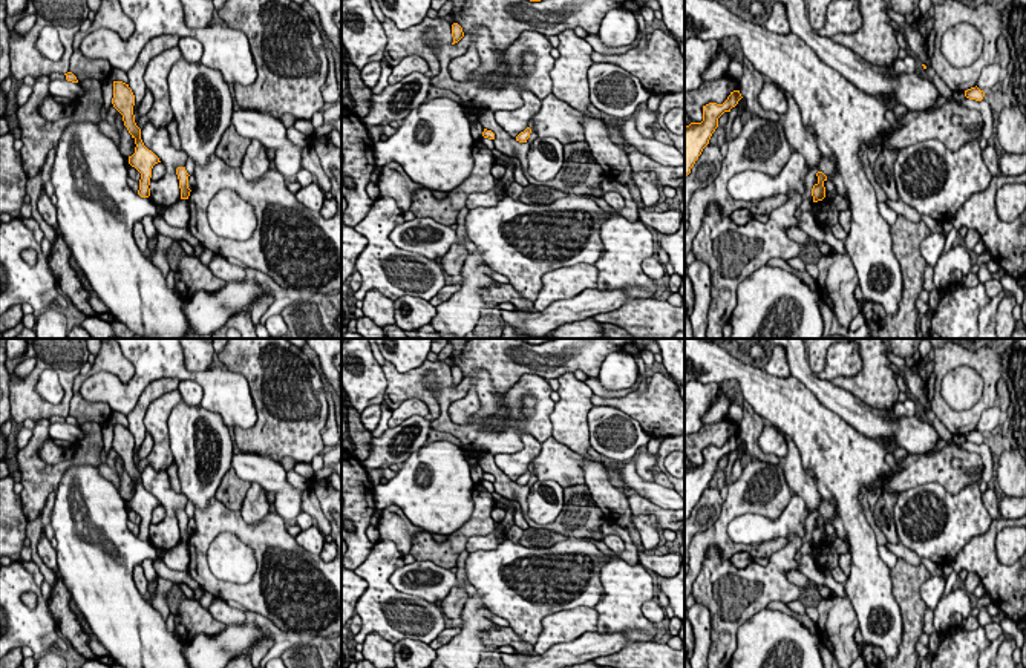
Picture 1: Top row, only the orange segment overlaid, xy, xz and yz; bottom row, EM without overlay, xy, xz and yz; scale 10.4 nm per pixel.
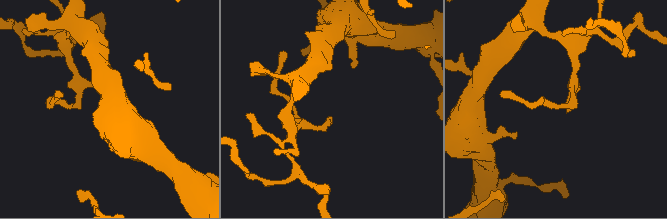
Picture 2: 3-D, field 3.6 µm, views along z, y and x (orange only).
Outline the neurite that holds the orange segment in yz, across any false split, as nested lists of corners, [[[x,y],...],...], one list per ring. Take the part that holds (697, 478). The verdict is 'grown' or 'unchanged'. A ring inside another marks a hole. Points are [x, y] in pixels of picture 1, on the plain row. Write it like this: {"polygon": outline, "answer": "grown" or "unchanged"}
{"polygon": [[[734,434],[723,447],[709,446],[703,449],[703,464],[691,466],[685,470],[685,521],[691,516],[703,492],[709,487],[712,476],[718,470],[718,461],[724,455],[730,455],[741,441],[740,434]]], "answer": "unchanged"}

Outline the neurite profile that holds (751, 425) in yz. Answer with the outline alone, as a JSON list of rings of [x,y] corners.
[[[744,400],[743,403],[743,418],[738,424],[738,434],[741,440],[746,443],[746,450],[752,458],[769,463],[769,464],[781,464],[783,460],[775,457],[773,454],[766,454],[758,446],[758,437],[766,424],[766,420],[761,418],[752,406]]]

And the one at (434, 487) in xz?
[[[444,440],[426,443],[392,480],[374,486],[375,510],[398,506],[413,526],[449,536],[473,513],[473,486],[461,447]]]

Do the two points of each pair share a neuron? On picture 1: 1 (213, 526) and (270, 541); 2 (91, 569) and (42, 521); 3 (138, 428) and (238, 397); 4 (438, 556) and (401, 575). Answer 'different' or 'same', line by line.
1: same
2: different
3: different
4: different

